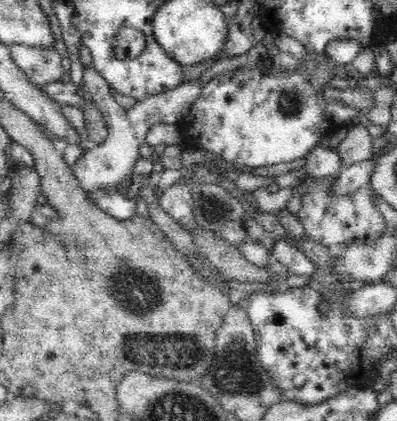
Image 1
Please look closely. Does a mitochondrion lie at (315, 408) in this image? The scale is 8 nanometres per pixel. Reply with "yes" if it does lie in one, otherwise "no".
no

